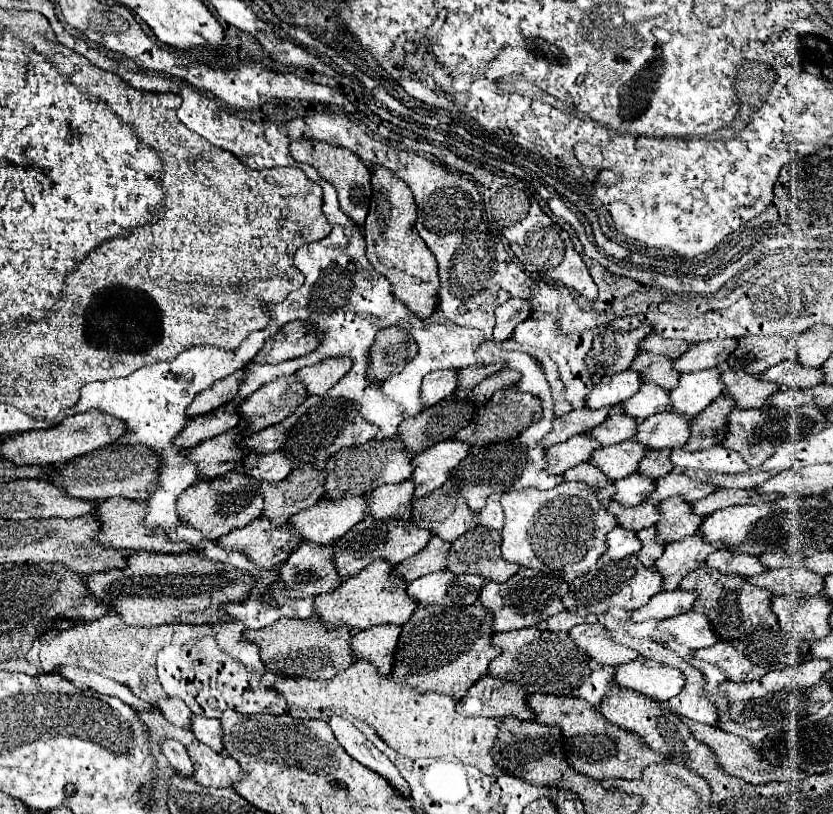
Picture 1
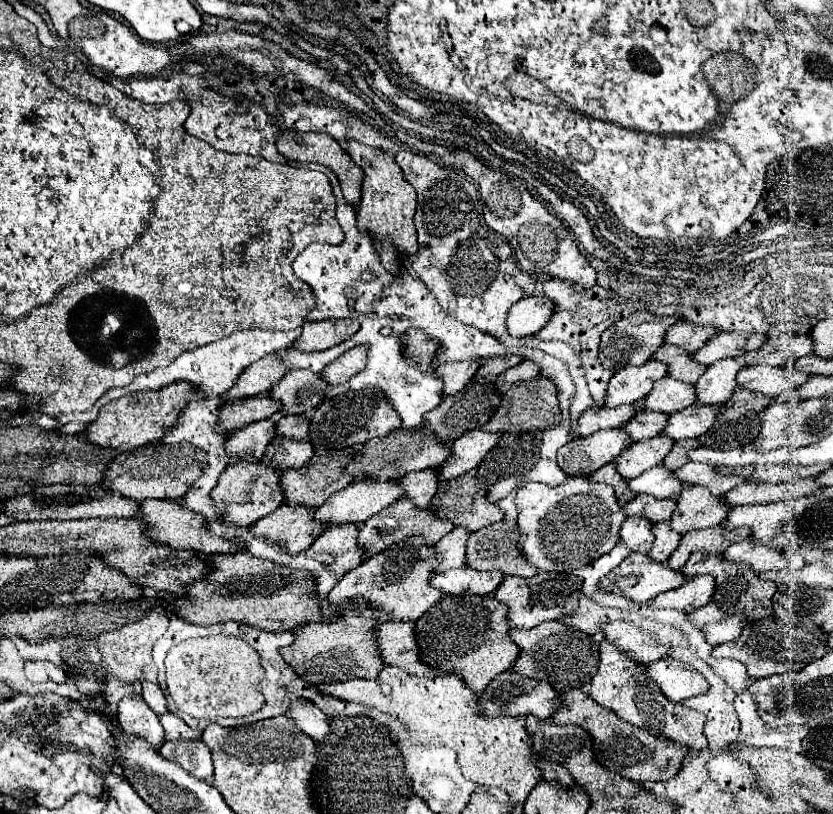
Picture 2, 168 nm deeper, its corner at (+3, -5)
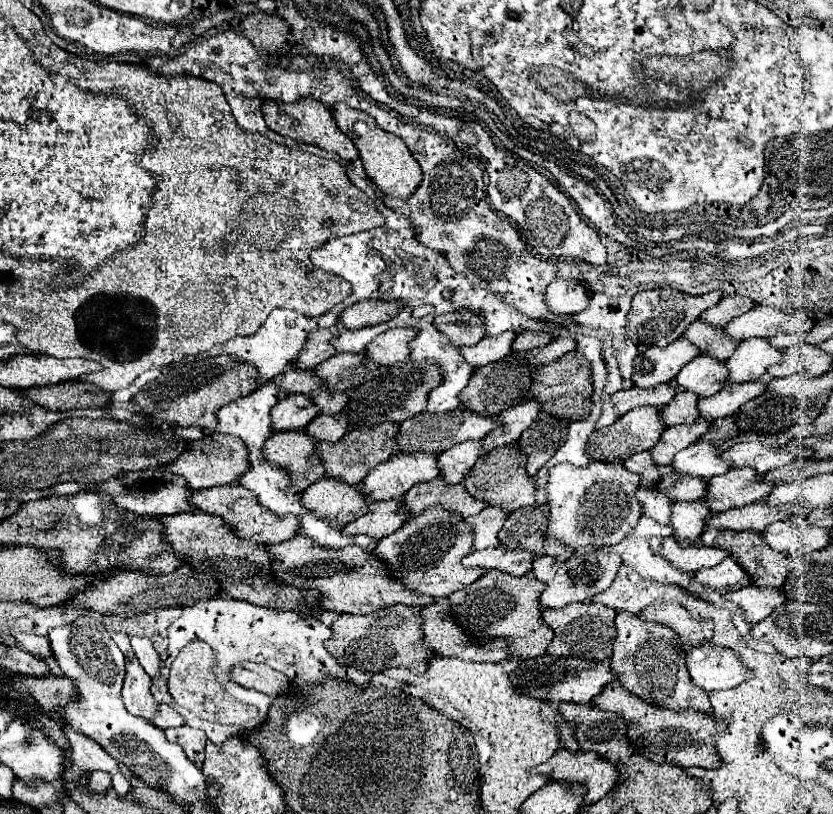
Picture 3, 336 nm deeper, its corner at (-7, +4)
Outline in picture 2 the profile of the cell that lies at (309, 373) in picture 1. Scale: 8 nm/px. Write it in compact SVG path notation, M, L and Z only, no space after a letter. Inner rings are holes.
M356 345L344 355L340 355L334 363L330 363L330 367L326 367L320 375L332 385L346 383L366 367L366 359L368 359L368 345Z

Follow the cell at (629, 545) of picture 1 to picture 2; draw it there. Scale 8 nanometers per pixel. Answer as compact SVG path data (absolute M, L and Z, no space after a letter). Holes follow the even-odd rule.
M628 517L622 523L620 529L622 543L626 543L629 548L639 548L640 546L654 541L652 533L652 523L646 517Z

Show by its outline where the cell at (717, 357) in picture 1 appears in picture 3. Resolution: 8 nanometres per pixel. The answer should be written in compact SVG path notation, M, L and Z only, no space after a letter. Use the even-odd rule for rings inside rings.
M756 306L750 312L734 318L724 326L724 332L734 342L742 342L746 338L770 338L780 332L792 332L800 324L796 314L782 312L770 306Z

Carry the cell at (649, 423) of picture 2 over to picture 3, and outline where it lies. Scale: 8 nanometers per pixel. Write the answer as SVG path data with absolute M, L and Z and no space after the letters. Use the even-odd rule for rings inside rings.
M678 392L672 402L660 408L660 418L664 426L676 426L676 424L692 424L698 418L698 408L696 408L698 396L692 392Z

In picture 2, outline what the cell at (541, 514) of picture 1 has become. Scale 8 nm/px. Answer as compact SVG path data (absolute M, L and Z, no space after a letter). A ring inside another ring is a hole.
M568 477L562 485L550 487L544 483L526 483L518 491L516 505L520 507L518 527L520 527L520 551L526 561L536 565L540 571L574 571L580 569L594 559L602 557L620 541L620 525L626 519L616 495L614 487L606 483L594 483L588 477Z

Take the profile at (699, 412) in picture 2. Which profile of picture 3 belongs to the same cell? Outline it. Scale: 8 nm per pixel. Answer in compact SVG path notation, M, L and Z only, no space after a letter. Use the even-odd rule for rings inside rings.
M726 382L726 386L720 392L716 392L714 396L700 398L700 402L698 402L700 418L706 422L712 422L716 418L726 418L726 416L734 414L748 400L760 396L764 392L764 388L766 386L762 382L744 382L744 384Z

